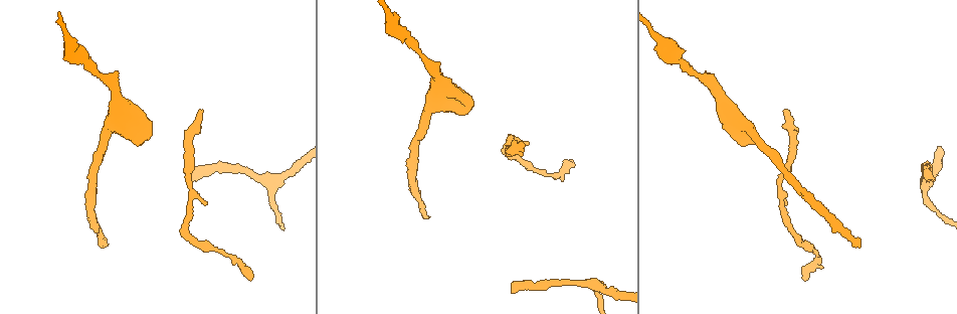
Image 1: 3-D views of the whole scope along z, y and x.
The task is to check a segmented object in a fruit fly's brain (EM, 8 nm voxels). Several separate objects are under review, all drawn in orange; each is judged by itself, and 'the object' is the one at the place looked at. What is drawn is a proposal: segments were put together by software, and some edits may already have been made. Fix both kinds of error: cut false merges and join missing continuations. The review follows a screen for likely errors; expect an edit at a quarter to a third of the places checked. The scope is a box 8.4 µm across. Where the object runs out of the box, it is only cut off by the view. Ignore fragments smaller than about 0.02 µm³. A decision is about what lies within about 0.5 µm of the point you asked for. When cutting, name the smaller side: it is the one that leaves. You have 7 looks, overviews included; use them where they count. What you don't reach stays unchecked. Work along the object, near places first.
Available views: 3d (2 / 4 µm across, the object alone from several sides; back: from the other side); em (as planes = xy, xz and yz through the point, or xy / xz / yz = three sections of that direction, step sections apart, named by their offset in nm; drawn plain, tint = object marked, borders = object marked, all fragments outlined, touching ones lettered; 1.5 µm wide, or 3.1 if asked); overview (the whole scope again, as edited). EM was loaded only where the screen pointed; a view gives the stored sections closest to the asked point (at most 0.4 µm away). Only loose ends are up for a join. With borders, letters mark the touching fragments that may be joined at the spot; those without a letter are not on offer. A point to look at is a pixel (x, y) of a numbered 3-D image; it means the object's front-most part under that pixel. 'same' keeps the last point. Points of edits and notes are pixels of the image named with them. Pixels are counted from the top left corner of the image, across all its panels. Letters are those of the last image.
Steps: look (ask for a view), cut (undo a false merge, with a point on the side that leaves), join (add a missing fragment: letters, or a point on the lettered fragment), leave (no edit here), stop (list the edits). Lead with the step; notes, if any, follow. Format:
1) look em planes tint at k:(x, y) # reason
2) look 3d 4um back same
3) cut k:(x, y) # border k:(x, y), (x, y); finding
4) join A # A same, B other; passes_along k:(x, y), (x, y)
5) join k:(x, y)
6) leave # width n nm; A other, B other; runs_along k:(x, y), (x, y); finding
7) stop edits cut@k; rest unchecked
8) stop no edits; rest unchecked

look 3d 2um at 1:(787, 111) # free end

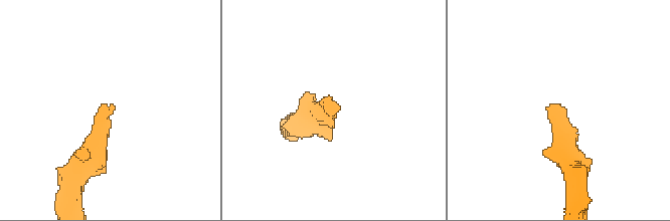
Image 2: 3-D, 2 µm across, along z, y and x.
look em yz step 4 tint at 2:(555, 108)

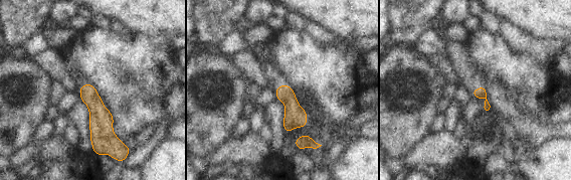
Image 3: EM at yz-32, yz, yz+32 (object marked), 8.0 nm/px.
look em planes borders same

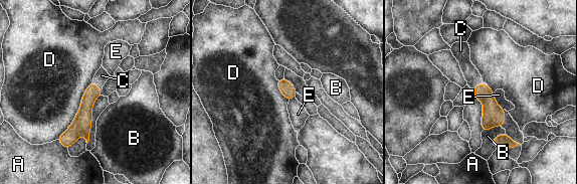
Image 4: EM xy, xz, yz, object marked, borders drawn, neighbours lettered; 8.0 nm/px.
join C # A other, B other, C same, D other, E other; passes_along 4:(492, 112), (479, 83), (470, 73); the neuron continues

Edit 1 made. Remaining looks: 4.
look overview

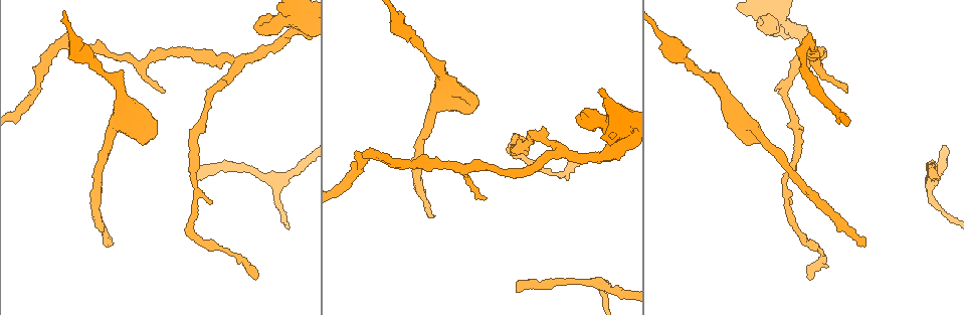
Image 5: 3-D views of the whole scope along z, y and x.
look em yz step 4 tint at 5:(936, 175) # free end

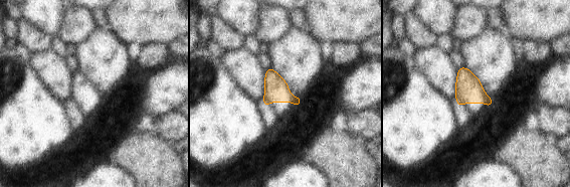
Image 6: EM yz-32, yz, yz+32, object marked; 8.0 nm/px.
look em planes borders same # another direction

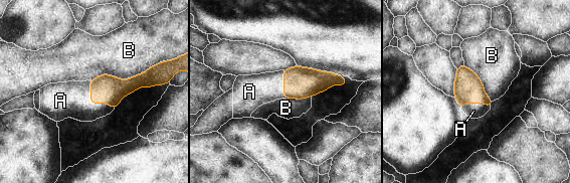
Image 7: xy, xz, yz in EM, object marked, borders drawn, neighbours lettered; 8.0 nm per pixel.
join A # width 220 nm; A same, B other; passes_along 7:(105, 88), (91, 103), (60, 101); it goes on there

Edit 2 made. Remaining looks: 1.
look em planes borders at 5:(110, 244) # thin end

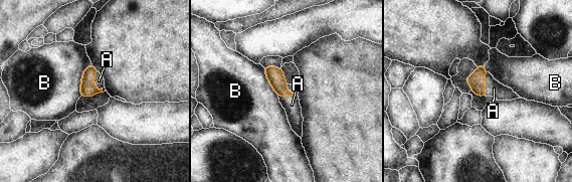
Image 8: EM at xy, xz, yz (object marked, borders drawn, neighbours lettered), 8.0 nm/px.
join A # width 130 nm; A same, B other; passes_along 8:(274, 74), (286, 96), (292, 105); the neuron continues

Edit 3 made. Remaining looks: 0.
stop edits join@4, join@7, join@8; rest unchecked

